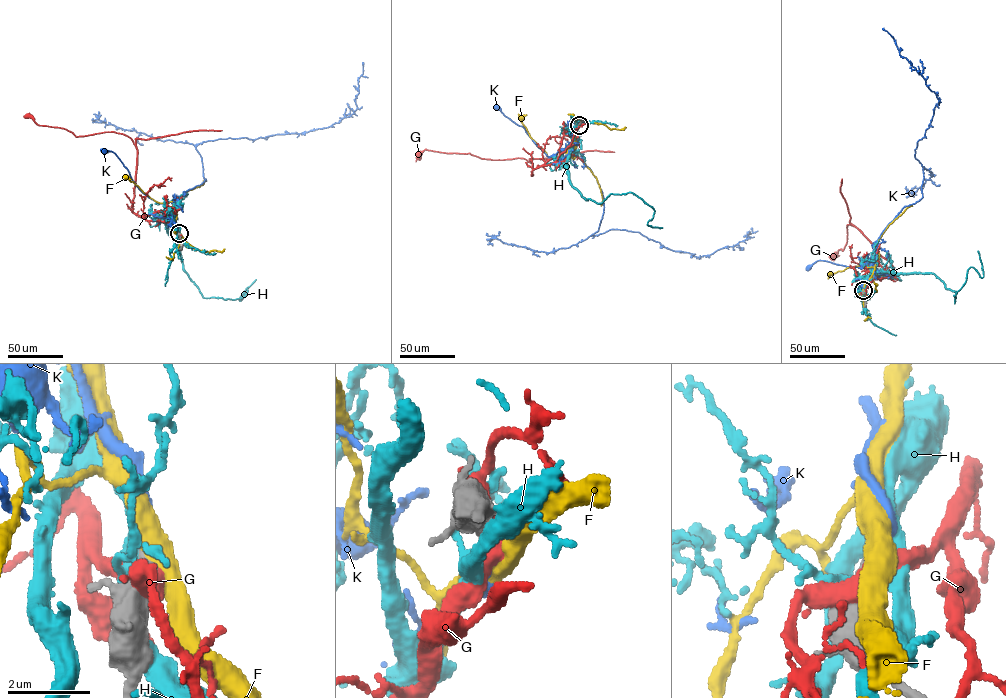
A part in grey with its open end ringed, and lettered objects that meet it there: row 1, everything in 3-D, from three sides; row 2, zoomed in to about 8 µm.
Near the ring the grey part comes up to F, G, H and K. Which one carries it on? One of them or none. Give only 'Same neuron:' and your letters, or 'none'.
Same neuron: K

